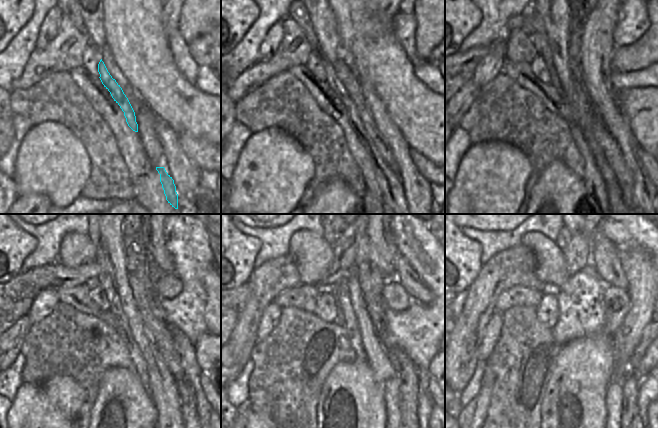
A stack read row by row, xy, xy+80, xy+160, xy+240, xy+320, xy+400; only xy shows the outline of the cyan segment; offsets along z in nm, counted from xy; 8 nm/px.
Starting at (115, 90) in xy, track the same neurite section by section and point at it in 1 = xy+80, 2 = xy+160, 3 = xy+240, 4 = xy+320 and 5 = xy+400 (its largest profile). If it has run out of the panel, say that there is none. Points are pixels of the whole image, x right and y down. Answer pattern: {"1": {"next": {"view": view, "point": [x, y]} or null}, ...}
{"1": {"next": {"view": "xy+80", "point": [390, 184]}}, "2": {"next": {"view": "xy+160", "point": [613, 190]}}, "3": {"next": {"view": "xy+240", "point": [101, 259]}}, "4": {"next": {"view": "xy+320", "point": [324, 234]}}, "5": {"next": null}}

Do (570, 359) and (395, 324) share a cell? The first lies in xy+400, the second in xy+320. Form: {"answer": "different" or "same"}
{"answer": "different"}

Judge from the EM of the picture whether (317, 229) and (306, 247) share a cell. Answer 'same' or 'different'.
different

